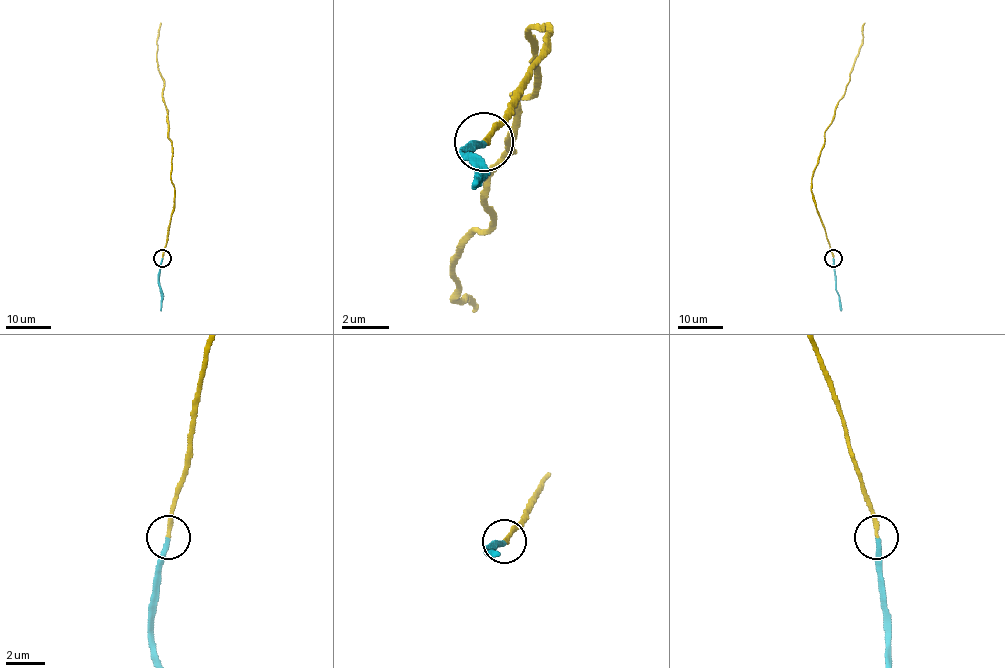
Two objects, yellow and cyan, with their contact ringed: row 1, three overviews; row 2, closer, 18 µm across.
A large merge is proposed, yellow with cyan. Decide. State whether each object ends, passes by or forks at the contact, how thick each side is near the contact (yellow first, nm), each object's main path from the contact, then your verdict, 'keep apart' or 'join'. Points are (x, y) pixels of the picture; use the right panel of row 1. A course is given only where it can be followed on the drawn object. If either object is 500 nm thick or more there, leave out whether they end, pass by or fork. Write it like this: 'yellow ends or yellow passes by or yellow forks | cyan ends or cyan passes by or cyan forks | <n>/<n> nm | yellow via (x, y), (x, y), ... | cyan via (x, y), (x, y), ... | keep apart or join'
yellow ends | cyan ends | 190/220 nm | yellow via (832, 258), (811, 190), (811, 177), (825, 130), (848, 82), (865, 22) | cyan via (832, 258), (841, 311) | join

